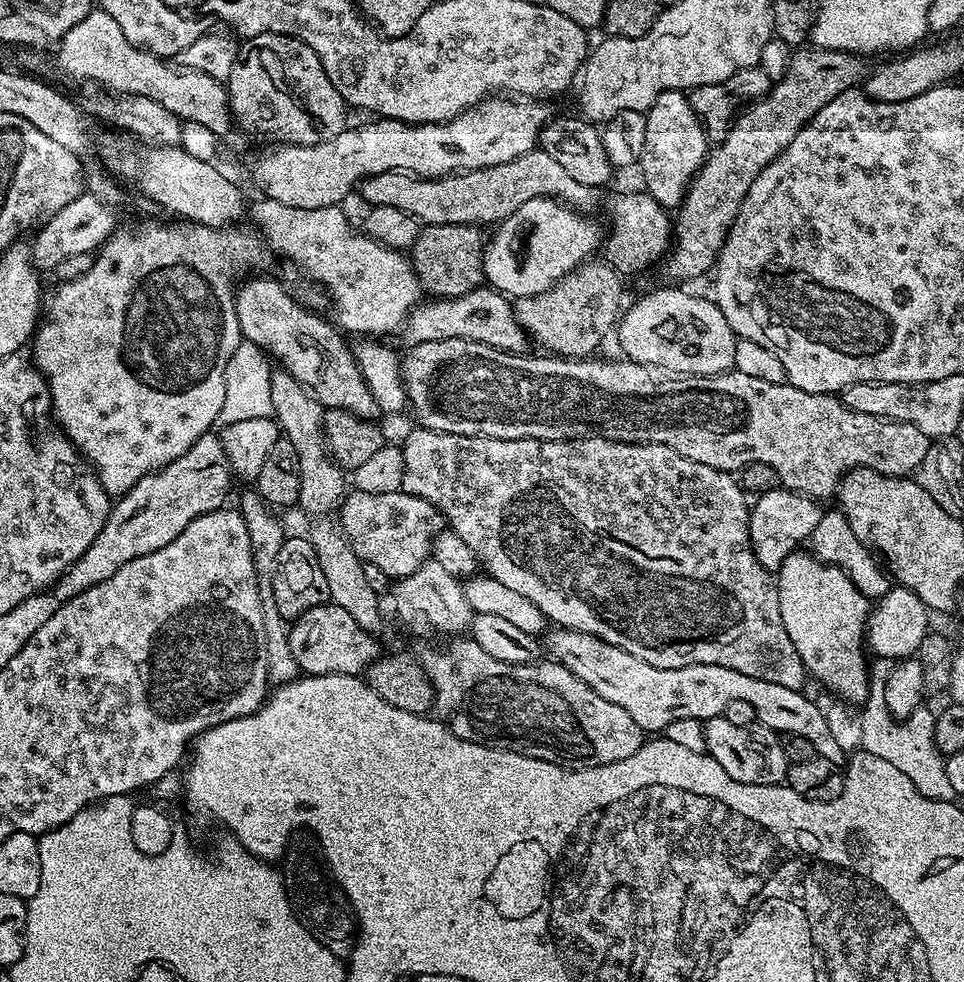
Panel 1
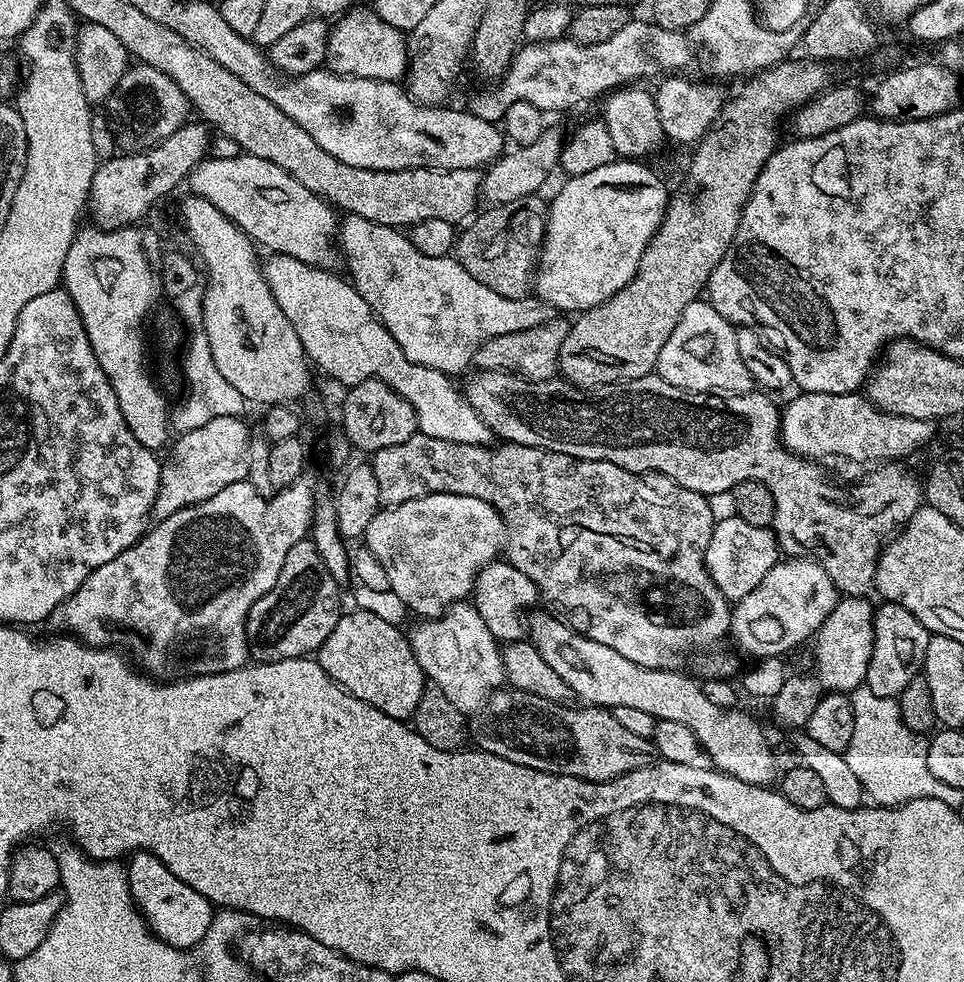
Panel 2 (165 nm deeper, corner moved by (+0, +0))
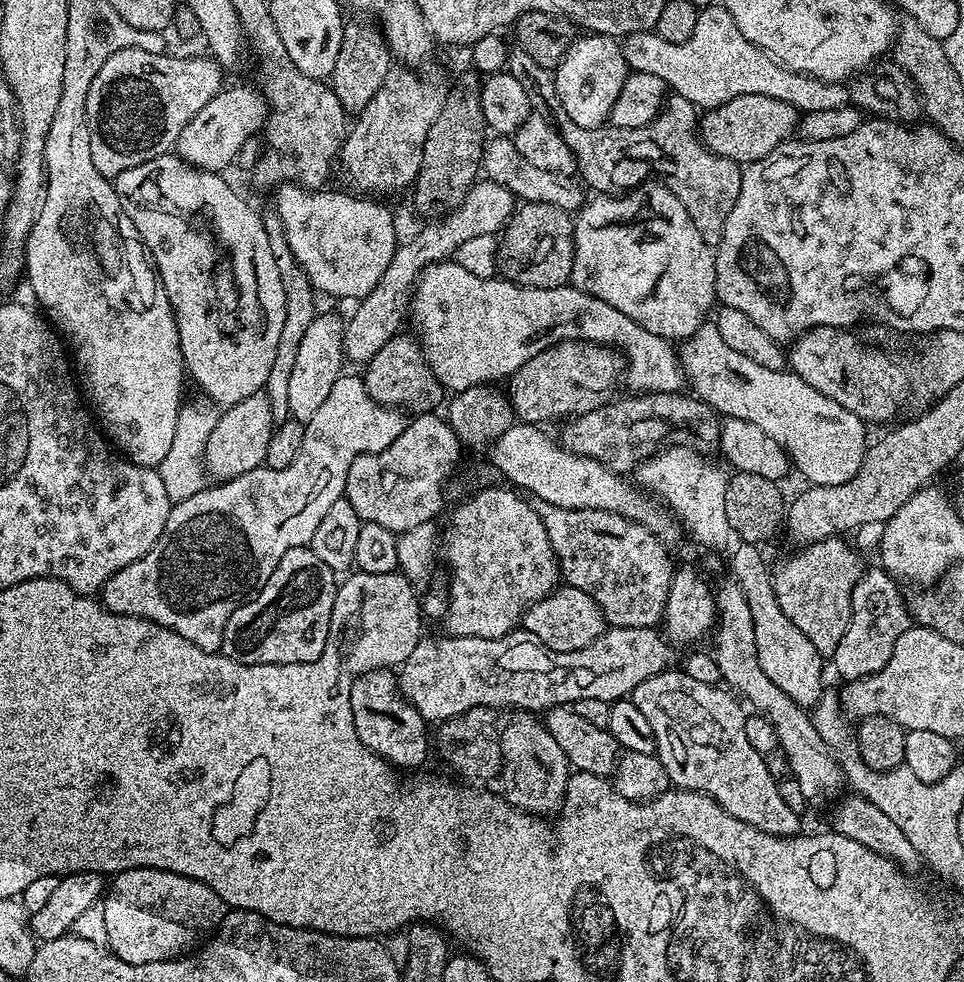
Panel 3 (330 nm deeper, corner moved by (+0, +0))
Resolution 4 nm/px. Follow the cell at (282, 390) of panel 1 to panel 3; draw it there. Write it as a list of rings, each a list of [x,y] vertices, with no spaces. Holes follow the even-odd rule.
[[[211,172],[208,176],[164,176],[164,184],[150,185],[148,190],[136,190],[132,194],[124,194],[121,198],[122,210],[134,222],[142,242],[148,247],[148,254],[156,265],[156,273],[160,276],[162,286],[172,304],[172,312],[176,315],[178,338],[182,346],[182,358],[187,375],[219,406],[231,406],[242,402],[250,394],[248,388],[248,372],[267,374],[270,366],[274,366],[274,353],[278,351],[278,337],[282,334],[282,322],[286,322],[286,294],[282,294],[282,281],[278,279],[278,266],[274,266],[274,254],[270,254],[268,228],[260,221],[260,216],[224,181],[223,175]],[[192,180],[196,180],[196,196],[192,196]]]

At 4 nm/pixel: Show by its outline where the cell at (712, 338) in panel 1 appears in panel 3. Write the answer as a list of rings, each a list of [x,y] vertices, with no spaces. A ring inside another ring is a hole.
[[[712,322],[704,323],[696,333],[683,341],[679,345],[678,355],[687,383],[690,388],[692,384],[691,391],[699,399],[721,417],[750,422],[758,426],[758,430],[766,430],[770,438],[774,438],[787,450],[795,467],[797,464],[801,474],[808,479],[809,485],[838,486],[842,482],[850,482],[850,478],[858,474],[864,461],[866,445],[869,443],[868,436],[864,433],[865,421],[846,410],[846,406],[838,406],[834,398],[826,398],[826,394],[814,390],[814,386],[806,386],[806,382],[802,382],[802,378],[798,378],[795,372],[775,372],[766,370],[766,366],[758,366],[758,362],[750,362],[750,358],[738,354],[738,350],[726,346],[726,338],[722,338]]]

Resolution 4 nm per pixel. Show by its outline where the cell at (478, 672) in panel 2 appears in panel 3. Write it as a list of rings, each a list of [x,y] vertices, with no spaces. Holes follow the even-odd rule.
[[[516,710],[509,716],[512,717],[508,721],[503,721],[500,736],[500,749],[504,755],[504,799],[509,800],[512,807],[531,812],[540,818],[547,817],[547,812],[559,813],[568,790],[570,775],[570,765],[566,754],[562,754],[562,746],[550,738],[539,715]]]

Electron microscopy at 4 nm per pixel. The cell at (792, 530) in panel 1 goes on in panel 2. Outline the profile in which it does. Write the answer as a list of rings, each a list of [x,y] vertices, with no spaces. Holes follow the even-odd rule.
[[[734,515],[725,520],[717,520],[712,525],[710,546],[706,548],[704,564],[708,567],[710,578],[718,590],[730,602],[742,599],[781,559],[782,553],[776,543],[776,533],[771,527],[763,528],[746,522],[741,516]]]

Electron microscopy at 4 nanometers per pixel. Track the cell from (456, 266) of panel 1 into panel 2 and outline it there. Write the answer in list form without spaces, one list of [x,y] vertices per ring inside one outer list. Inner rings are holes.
[[[537,194],[514,198],[514,202],[485,207],[485,212],[481,211],[467,225],[469,228],[457,235],[455,260],[466,270],[466,274],[470,274],[470,278],[478,278],[482,286],[490,286],[490,290],[494,290],[494,294],[502,294],[502,298],[521,300],[529,295],[533,287],[540,245],[544,243],[544,225],[548,218],[549,201],[542,197]]]

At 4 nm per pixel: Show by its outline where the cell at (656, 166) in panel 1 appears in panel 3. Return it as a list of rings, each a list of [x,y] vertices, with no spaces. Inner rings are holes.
[[[580,34],[564,55],[564,61],[554,69],[554,75],[557,98],[561,100],[563,110],[566,110],[568,123],[577,123],[580,129],[600,128],[611,117],[630,69],[623,47],[613,37]]]

